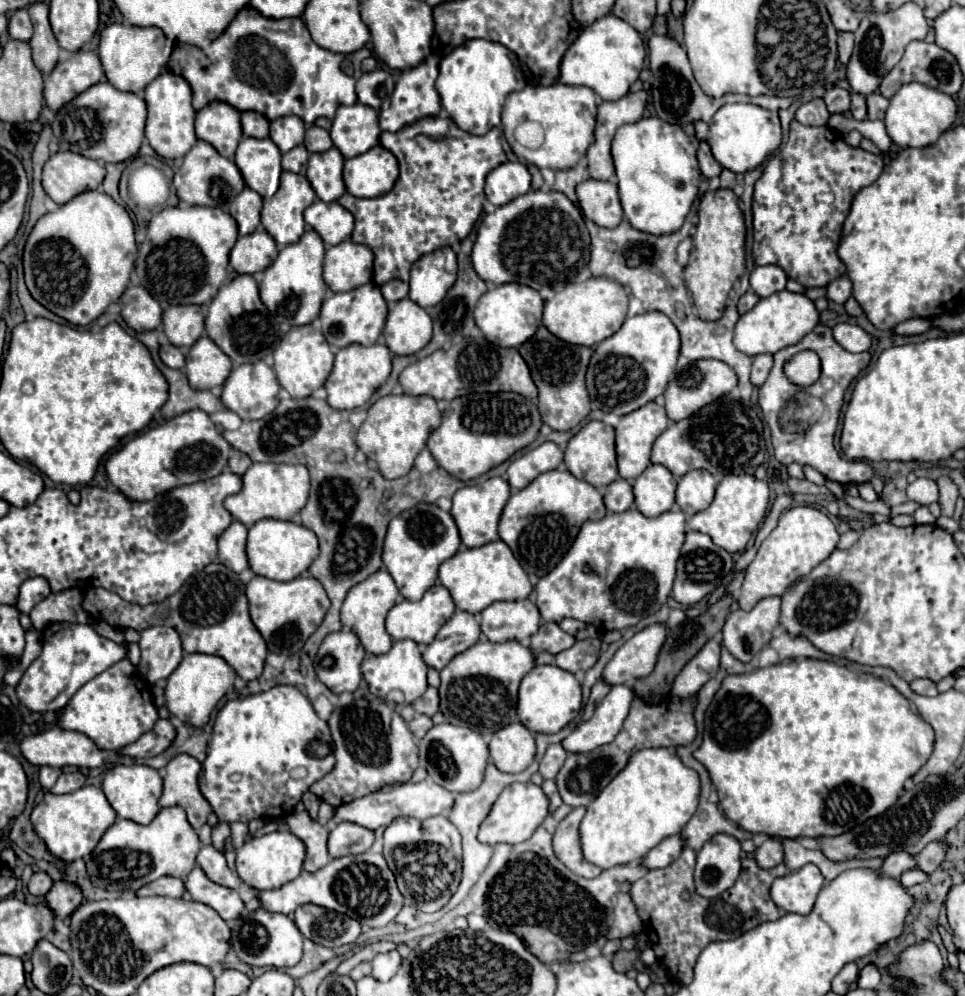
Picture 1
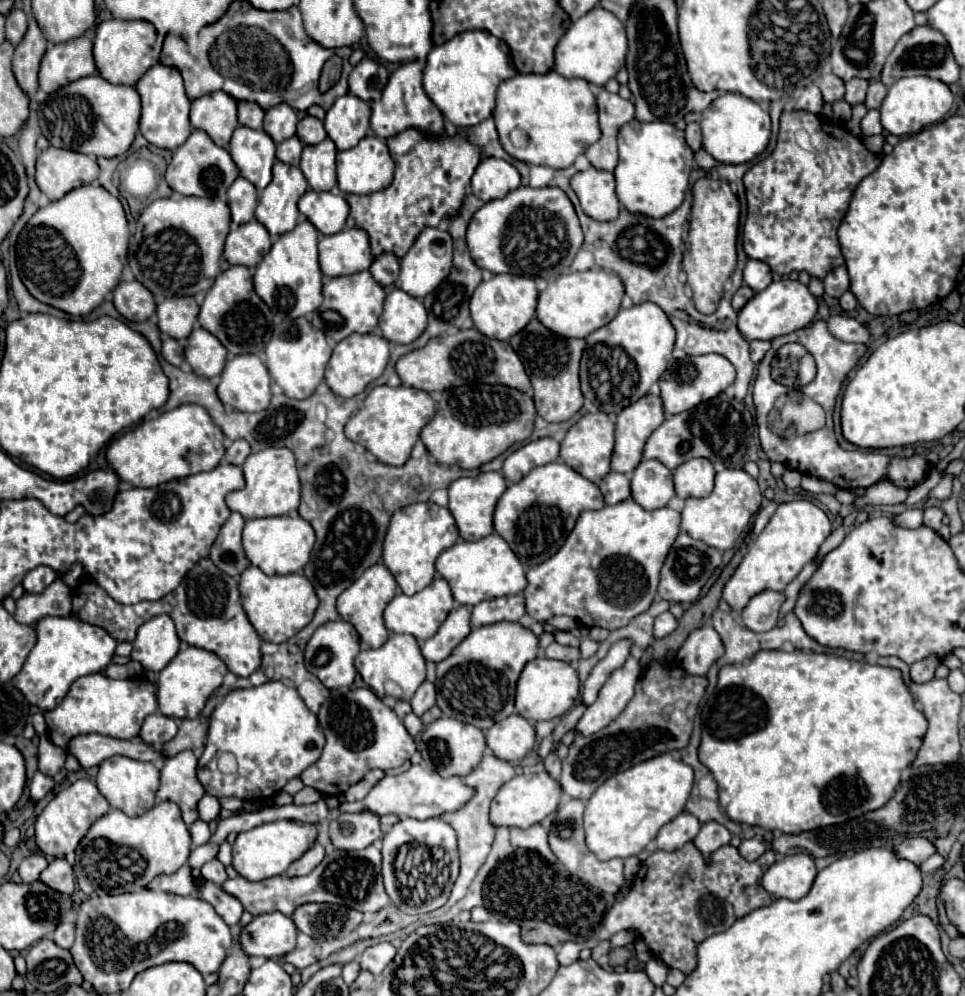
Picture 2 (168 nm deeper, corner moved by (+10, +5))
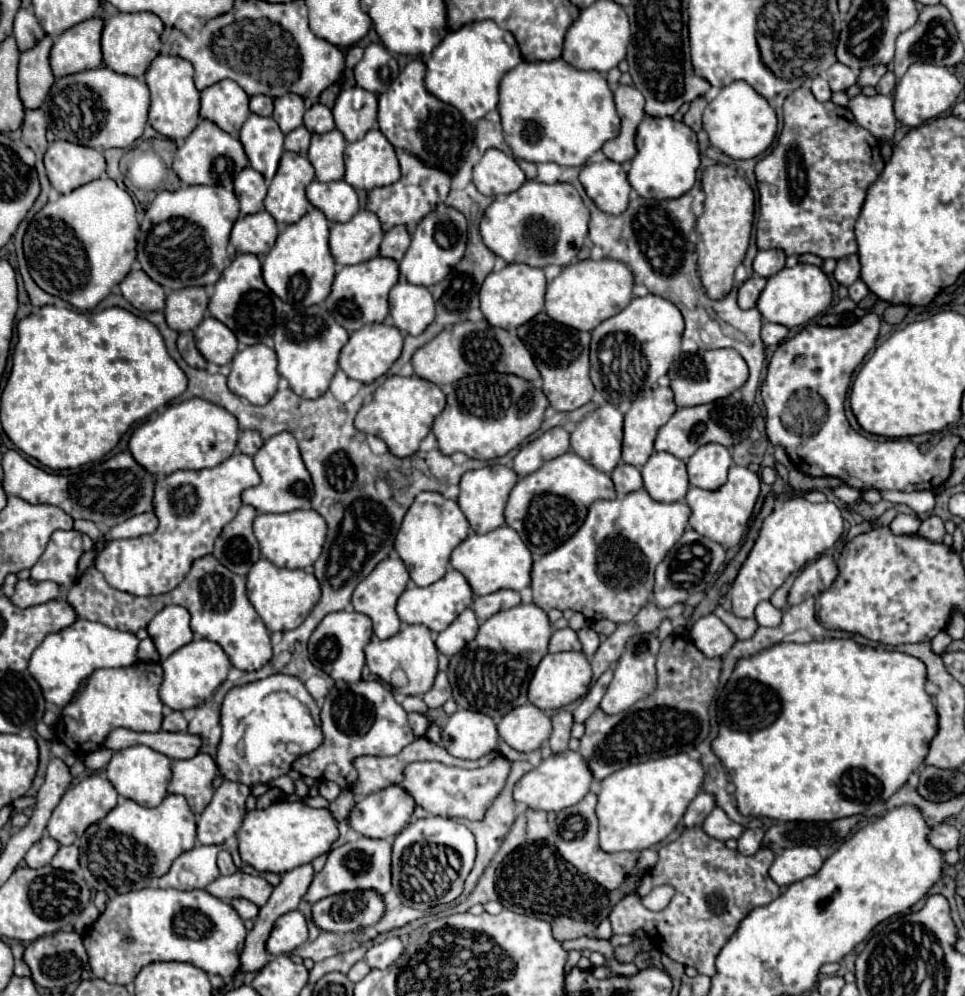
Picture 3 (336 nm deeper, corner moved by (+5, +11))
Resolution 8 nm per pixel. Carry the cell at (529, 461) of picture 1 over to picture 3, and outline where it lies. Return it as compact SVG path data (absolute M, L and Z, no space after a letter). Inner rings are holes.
M553 427L535 441L531 441L529 445L519 449L513 469L519 477L525 477L537 471L545 461L555 459L567 451L569 451L569 433L563 427Z

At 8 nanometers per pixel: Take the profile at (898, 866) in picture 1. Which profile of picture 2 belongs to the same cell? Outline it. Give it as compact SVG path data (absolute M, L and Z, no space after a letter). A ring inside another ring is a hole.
M910 837L894 845L894 855L898 855L898 859L906 859L916 865L928 859L934 851L936 851L934 843L928 841L926 837Z

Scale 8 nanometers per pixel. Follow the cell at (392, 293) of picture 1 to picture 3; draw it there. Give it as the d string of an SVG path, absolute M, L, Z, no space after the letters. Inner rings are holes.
M395 225L383 237L381 255L383 257L391 257L395 261L401 261L403 255L405 255L405 251L409 249L409 243L411 243L409 229L405 225Z

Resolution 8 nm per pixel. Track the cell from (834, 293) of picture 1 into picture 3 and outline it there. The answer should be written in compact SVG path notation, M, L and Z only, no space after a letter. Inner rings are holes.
M851 255L851 257L843 257L843 259L837 261L837 267L835 267L833 275L841 285L849 287L851 283L855 283L859 279L859 271L861 271L859 257Z

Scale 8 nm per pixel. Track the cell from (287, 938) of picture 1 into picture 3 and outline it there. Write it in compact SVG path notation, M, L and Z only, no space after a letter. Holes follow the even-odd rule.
M291 911L279 917L275 923L271 937L267 941L267 951L271 955L283 955L295 951L301 943L305 943L309 937L307 933L307 921L301 911Z

